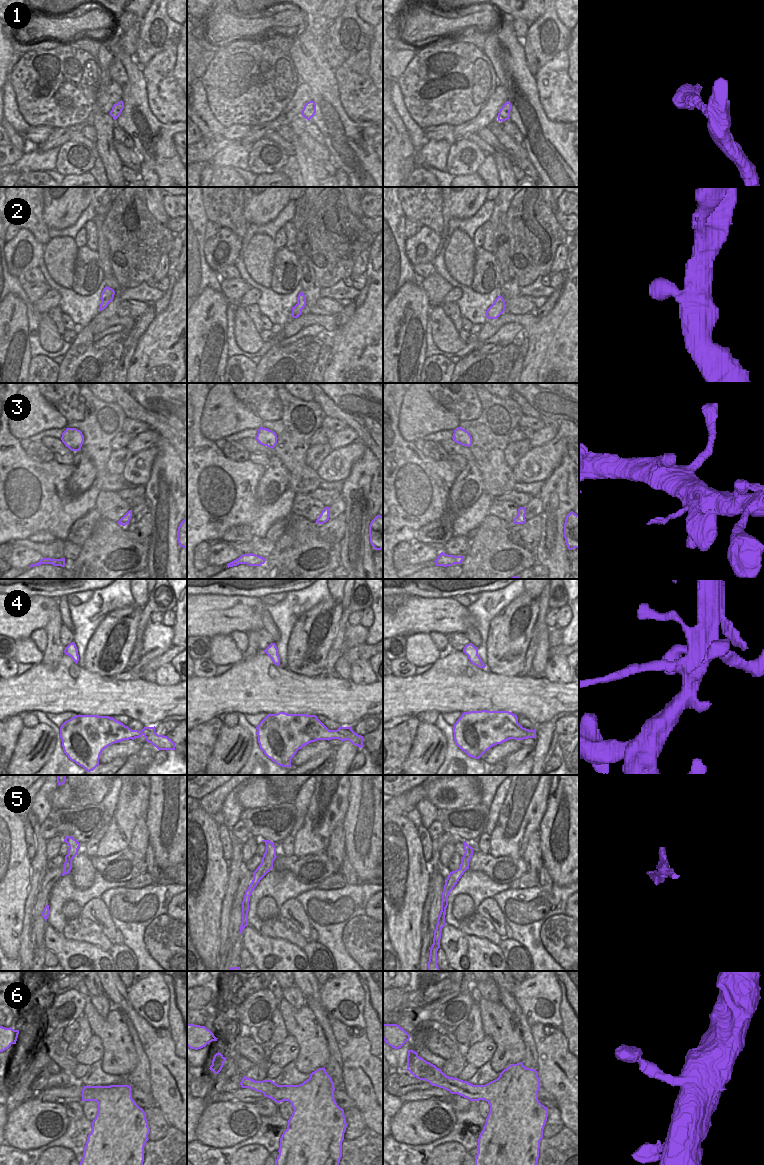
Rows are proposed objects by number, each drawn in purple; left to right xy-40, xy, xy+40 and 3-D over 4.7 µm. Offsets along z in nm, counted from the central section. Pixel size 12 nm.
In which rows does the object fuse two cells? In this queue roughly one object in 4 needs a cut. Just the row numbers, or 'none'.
4

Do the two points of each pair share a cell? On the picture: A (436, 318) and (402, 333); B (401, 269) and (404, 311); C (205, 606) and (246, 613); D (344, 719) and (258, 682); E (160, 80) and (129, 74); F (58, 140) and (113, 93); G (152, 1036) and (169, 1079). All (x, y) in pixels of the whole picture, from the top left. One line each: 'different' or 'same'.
A: different
B: different
C: same
D: same
E: different
F: same
G: same

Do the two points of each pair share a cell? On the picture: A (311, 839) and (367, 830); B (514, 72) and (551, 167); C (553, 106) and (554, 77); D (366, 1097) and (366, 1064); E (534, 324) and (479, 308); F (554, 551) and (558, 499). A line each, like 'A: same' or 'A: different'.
A: different
B: same
C: same
D: same
E: different
F: same

